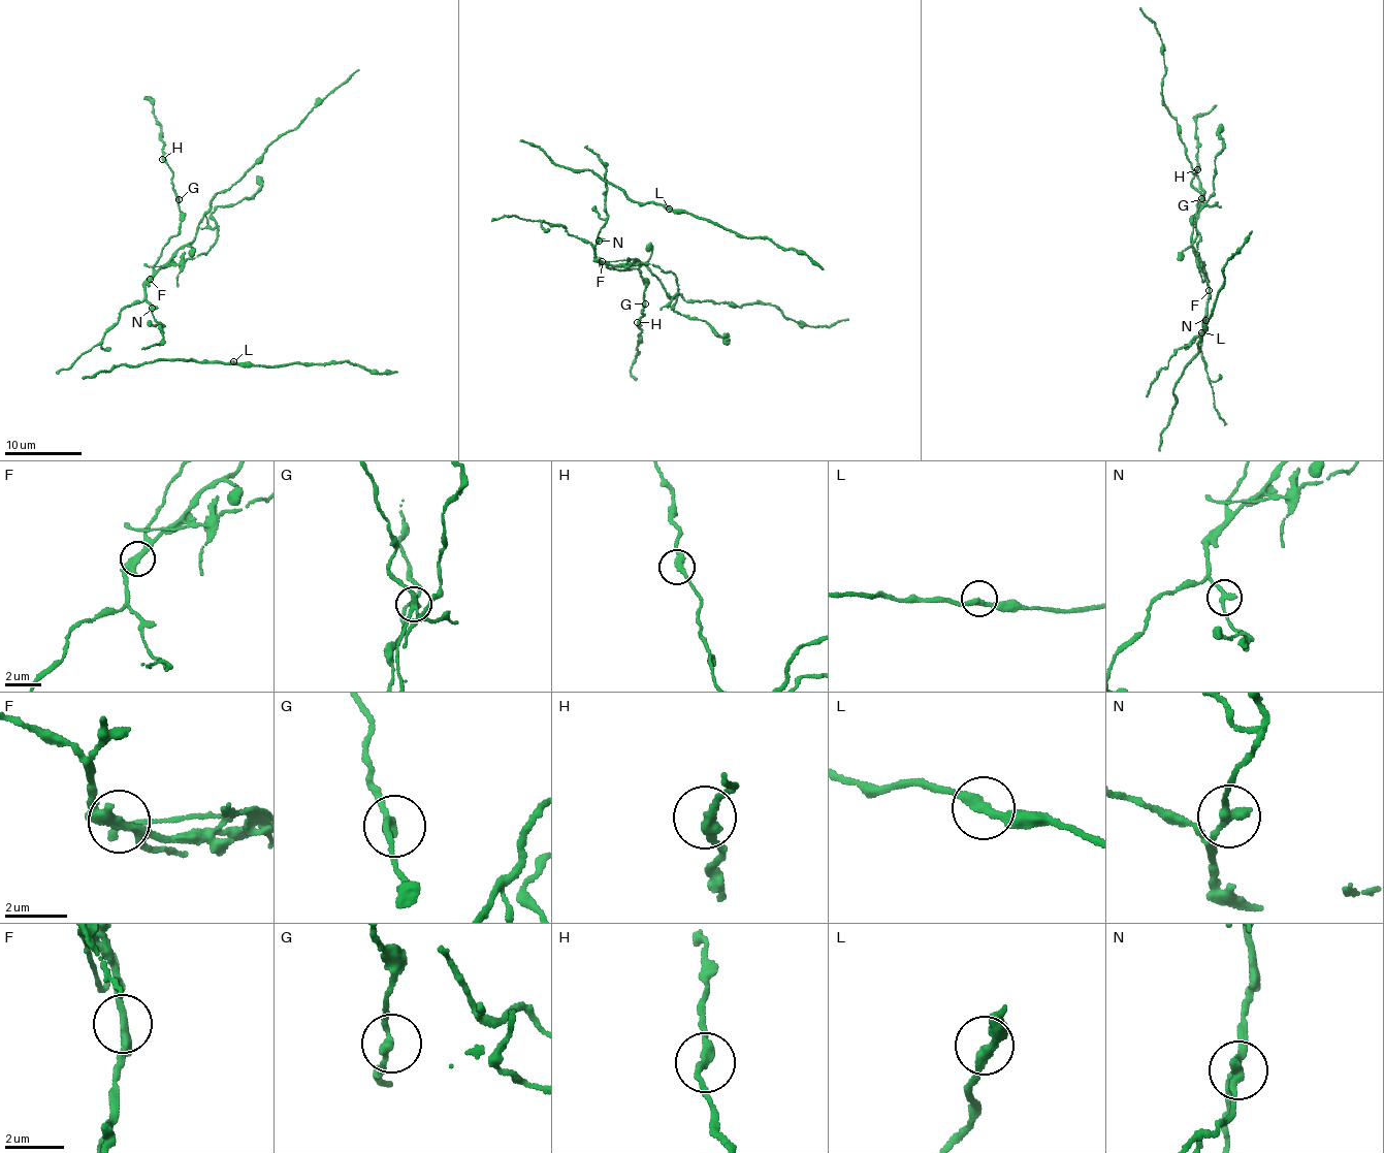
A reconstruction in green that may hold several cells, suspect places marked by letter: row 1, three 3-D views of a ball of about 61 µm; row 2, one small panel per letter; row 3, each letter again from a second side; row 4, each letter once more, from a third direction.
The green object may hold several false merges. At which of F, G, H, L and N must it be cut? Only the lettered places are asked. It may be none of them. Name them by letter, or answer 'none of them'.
F, N

